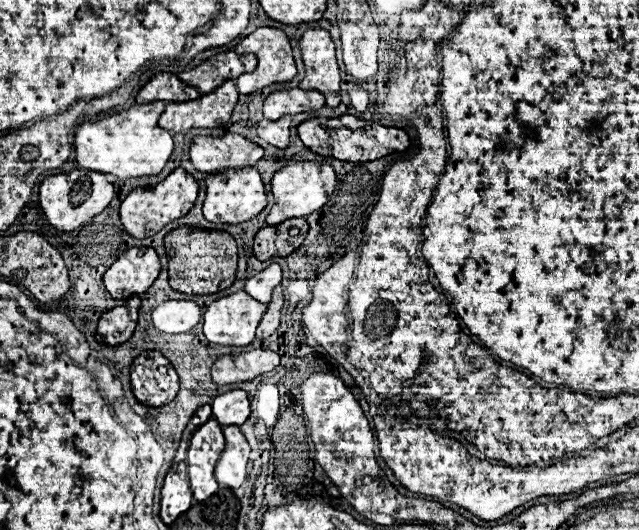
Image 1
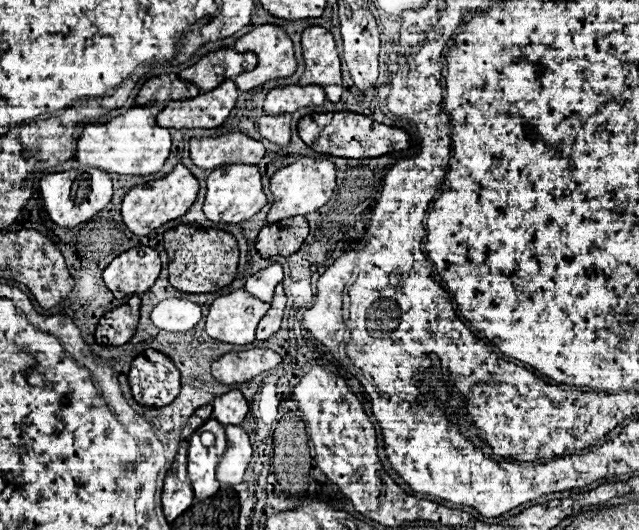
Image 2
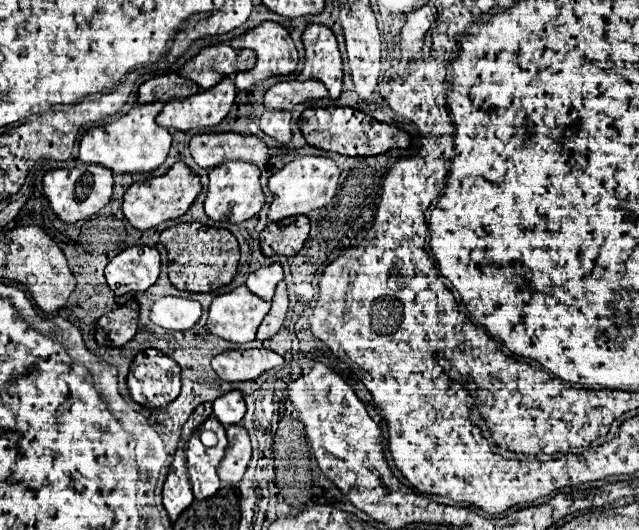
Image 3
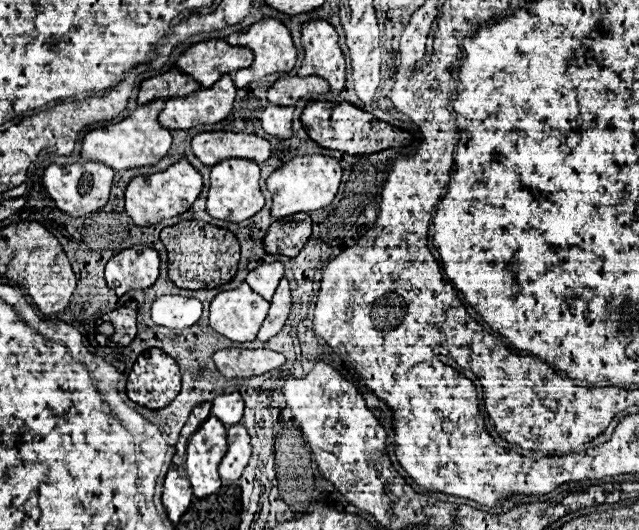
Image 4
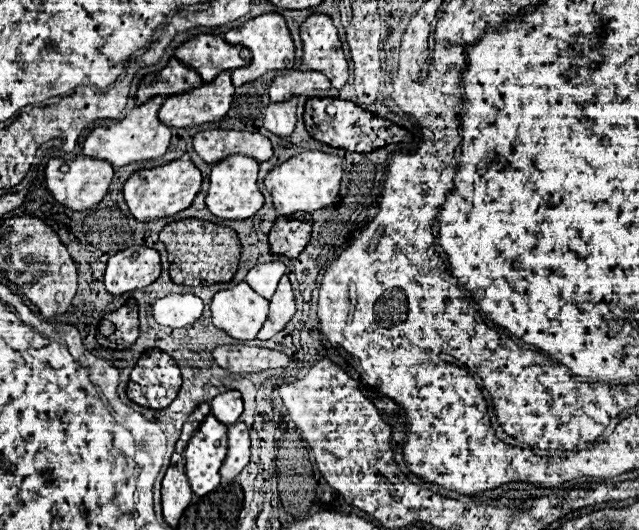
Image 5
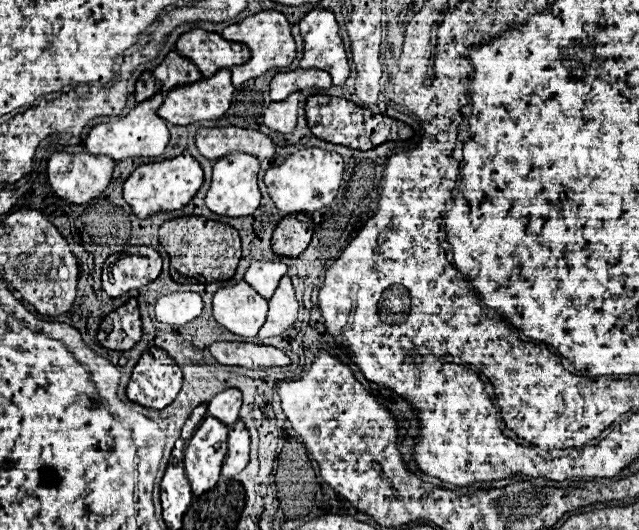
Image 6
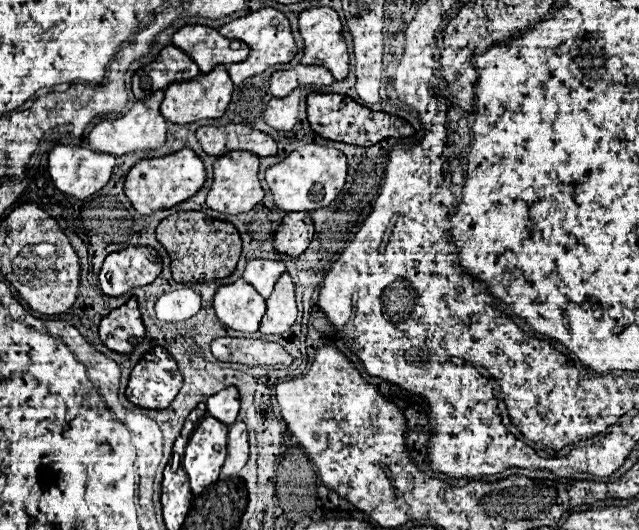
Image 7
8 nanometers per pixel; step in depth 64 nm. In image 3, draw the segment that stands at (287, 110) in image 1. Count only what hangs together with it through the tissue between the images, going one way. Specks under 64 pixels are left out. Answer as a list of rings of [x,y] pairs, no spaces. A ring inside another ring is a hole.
[[[318,80],[278,82],[264,94],[264,106],[268,110],[292,110],[296,104],[322,100],[326,96],[328,96],[328,90],[326,86],[318,84]]]

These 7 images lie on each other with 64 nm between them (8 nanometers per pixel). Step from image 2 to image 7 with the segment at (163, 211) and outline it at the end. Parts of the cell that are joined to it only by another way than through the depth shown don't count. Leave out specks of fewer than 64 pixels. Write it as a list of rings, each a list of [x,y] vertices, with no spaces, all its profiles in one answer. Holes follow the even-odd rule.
[[[184,148],[176,154],[168,154],[162,158],[140,160],[126,176],[124,194],[132,202],[134,210],[138,210],[142,216],[150,216],[156,210],[168,210],[178,206],[180,202],[186,202],[202,188],[204,178],[206,172],[202,160],[190,148]]]

